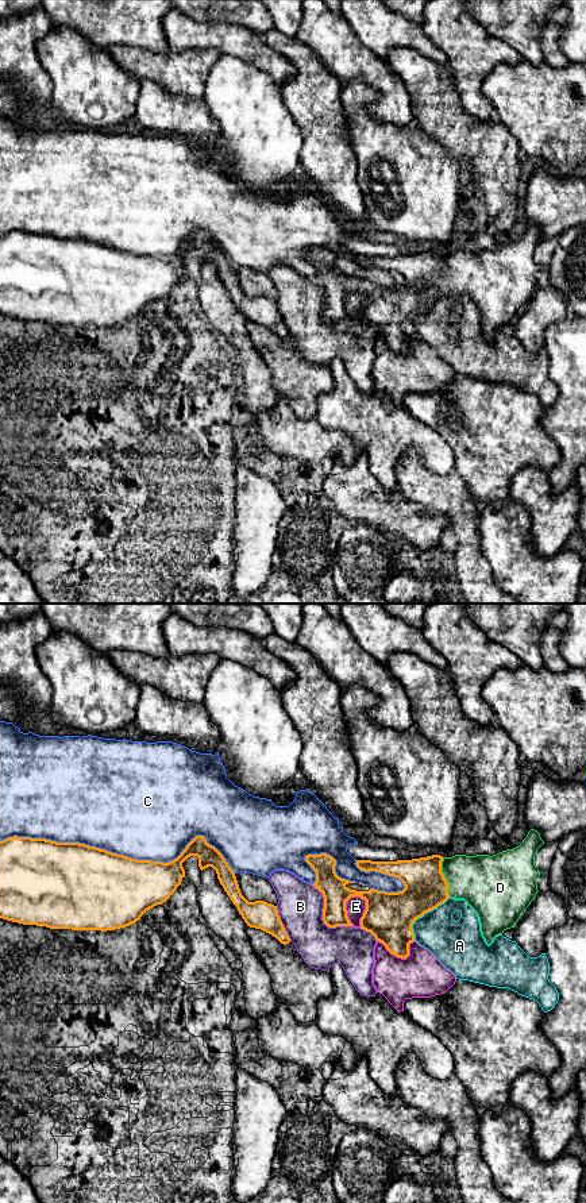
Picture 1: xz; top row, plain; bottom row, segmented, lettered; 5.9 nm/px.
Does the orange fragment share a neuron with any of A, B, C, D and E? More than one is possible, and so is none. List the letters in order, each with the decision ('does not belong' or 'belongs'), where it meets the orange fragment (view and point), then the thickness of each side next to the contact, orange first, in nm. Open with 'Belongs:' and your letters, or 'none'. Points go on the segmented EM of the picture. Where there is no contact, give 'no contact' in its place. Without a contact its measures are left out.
Belongs: D
A: does not belong; meets orange in xz at (423, 914); 280 nm thick on the orange side, 280 nm on the other
B: does not belong; meets orange in xz at (323, 917); 150 nm thick on the orange side, 280 nm on the other
C: does not belong; meets orange in xz at (122, 855); 480 nm thick on the orange side, 500 nm on the other
D: belongs; meets orange in xz at (443, 876); 260 nm thick on the orange side, 320 nm on the other
E: does not belong; meets orange in xz at (366, 907); 280 nm thick on the orange side, 120 nm on the other

